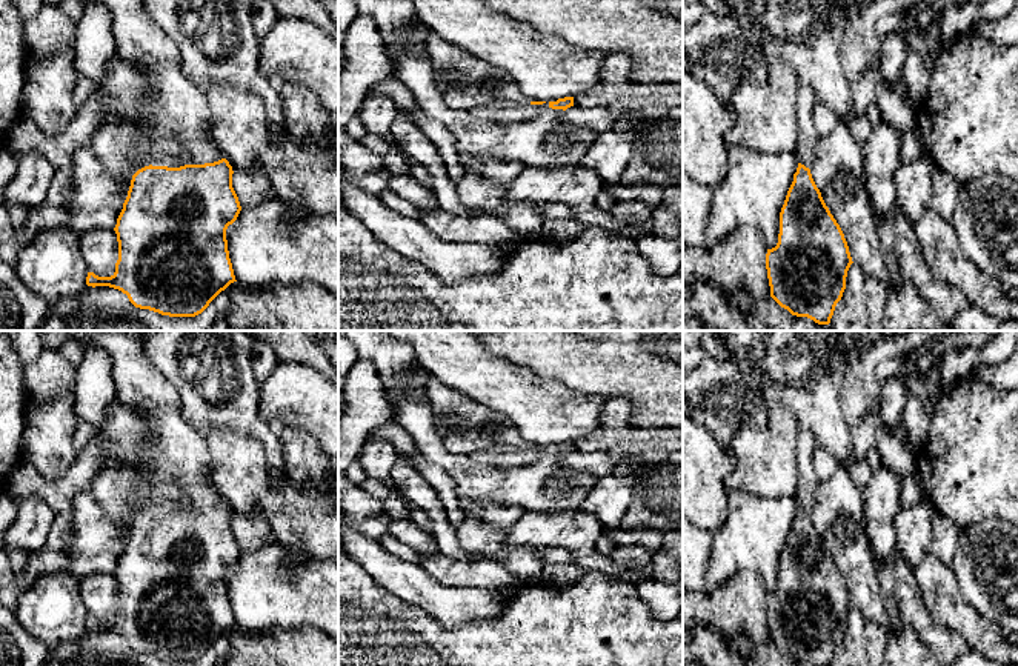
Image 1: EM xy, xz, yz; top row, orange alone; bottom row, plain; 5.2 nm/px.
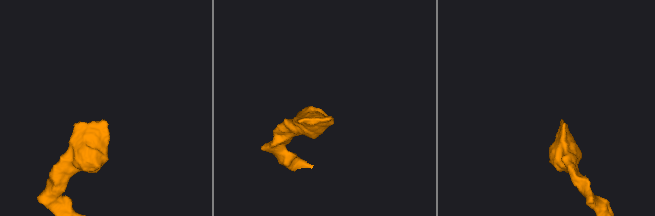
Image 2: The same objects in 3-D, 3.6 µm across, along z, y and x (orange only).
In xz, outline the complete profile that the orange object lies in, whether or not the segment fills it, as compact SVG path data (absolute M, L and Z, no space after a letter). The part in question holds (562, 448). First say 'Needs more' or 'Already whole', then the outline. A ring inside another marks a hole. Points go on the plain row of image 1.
Needs more. M564 441L549 448L546 446L531 446L527 449L492 448L474 452L471 455L471 460L475 463L498 468L527 466L544 457L555 457L558 460L563 460L563 457L571 451L574 451L574 441Z

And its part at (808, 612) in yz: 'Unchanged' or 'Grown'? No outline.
Grown

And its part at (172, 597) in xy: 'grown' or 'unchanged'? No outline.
grown

